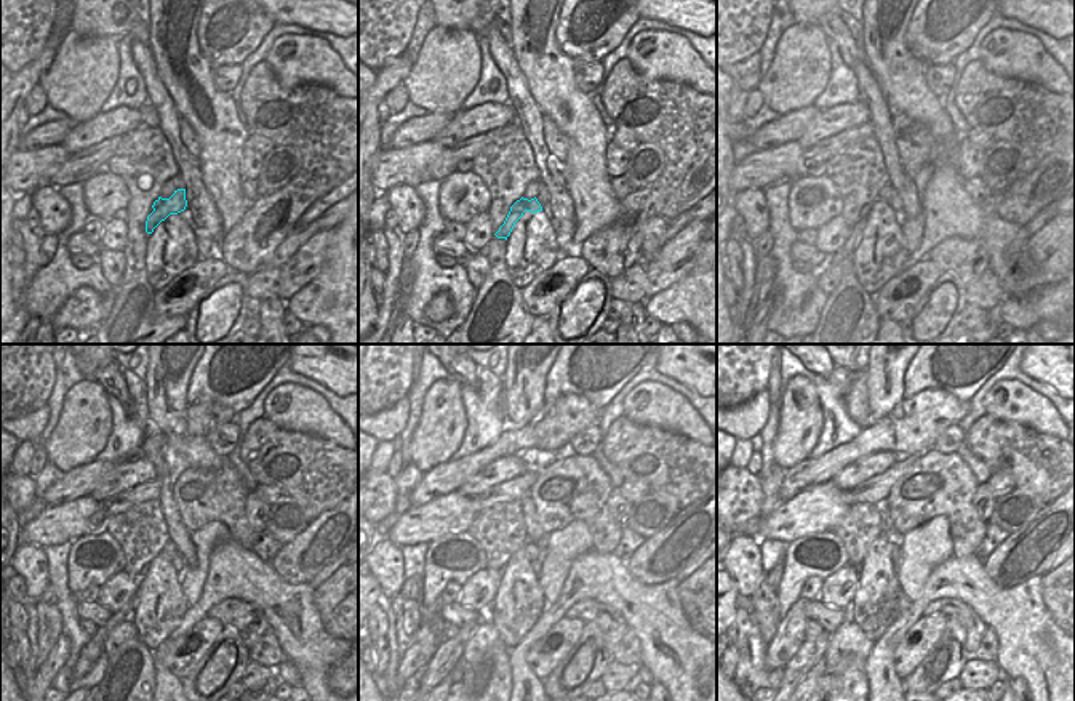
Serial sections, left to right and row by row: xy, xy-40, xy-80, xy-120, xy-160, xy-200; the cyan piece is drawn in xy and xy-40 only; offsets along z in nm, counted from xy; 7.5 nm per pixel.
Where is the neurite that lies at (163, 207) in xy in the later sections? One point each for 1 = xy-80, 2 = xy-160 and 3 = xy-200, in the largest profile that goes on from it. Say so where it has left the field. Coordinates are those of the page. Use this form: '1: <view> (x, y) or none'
1: xy-80 (855, 237)
2: xy-160 (448, 653)
3: xy-200 (808, 653)

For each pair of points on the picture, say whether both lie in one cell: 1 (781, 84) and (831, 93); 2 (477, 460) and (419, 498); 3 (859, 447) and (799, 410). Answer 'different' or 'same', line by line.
1: different
2: same
3: different

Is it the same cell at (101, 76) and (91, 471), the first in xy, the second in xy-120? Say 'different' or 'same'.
different

